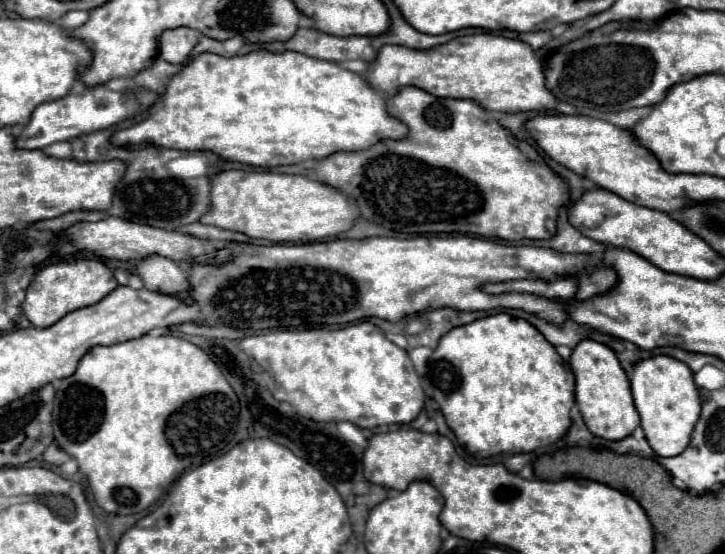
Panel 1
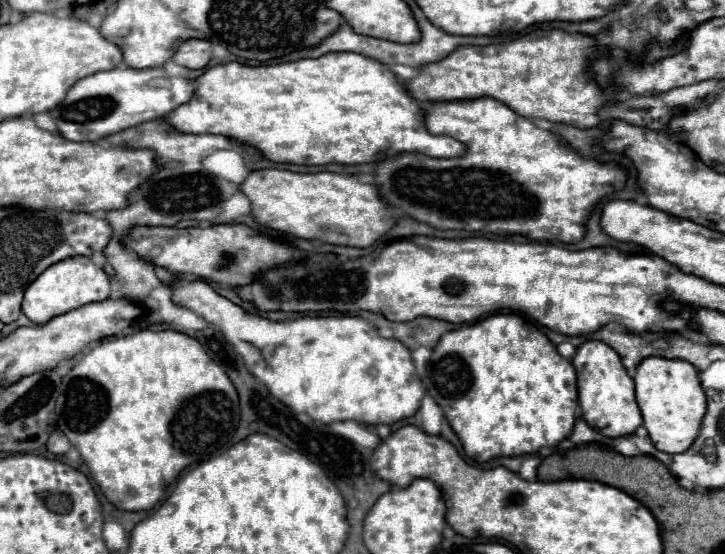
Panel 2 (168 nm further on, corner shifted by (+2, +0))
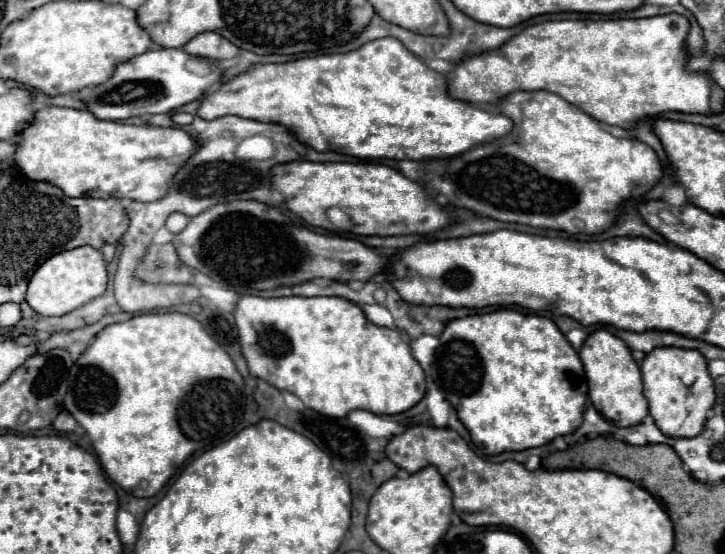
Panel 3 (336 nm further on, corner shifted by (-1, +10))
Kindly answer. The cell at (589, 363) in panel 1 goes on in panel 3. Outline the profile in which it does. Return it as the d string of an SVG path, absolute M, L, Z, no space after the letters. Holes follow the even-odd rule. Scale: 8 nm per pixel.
M595 330L585 340L583 348L579 350L579 356L585 366L589 382L589 398L595 410L621 428L641 424L643 418L649 414L649 408L647 408L647 398L643 396L639 364L633 360L627 344L623 344L623 340L619 340L617 336L611 336L611 332L607 330Z

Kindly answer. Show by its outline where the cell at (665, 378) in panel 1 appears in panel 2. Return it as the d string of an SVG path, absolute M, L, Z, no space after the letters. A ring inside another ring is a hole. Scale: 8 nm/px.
M650 356L638 364L634 384L636 402L652 444L666 454L686 452L698 436L700 422L706 412L706 396L698 380L698 370L690 362Z

